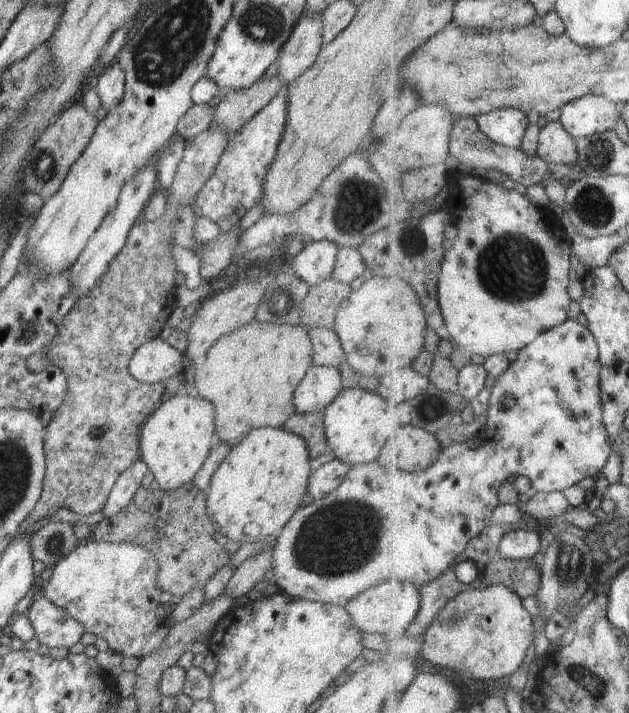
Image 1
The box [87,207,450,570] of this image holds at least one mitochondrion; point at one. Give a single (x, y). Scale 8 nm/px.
(412, 241)

